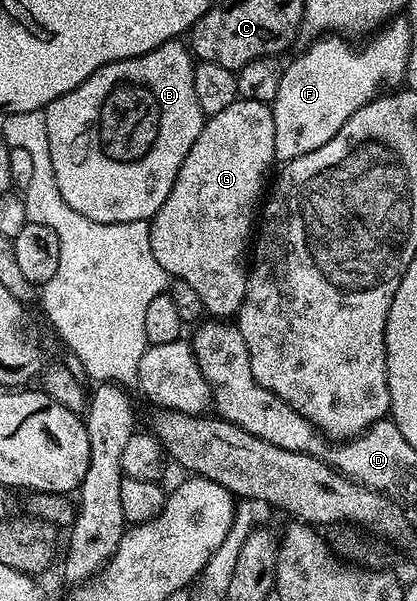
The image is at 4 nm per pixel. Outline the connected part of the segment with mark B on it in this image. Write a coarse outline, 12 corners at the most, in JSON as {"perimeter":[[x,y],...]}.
{"perimeter":[[181,39],[44,109],[76,214],[154,219],[200,138]]}

